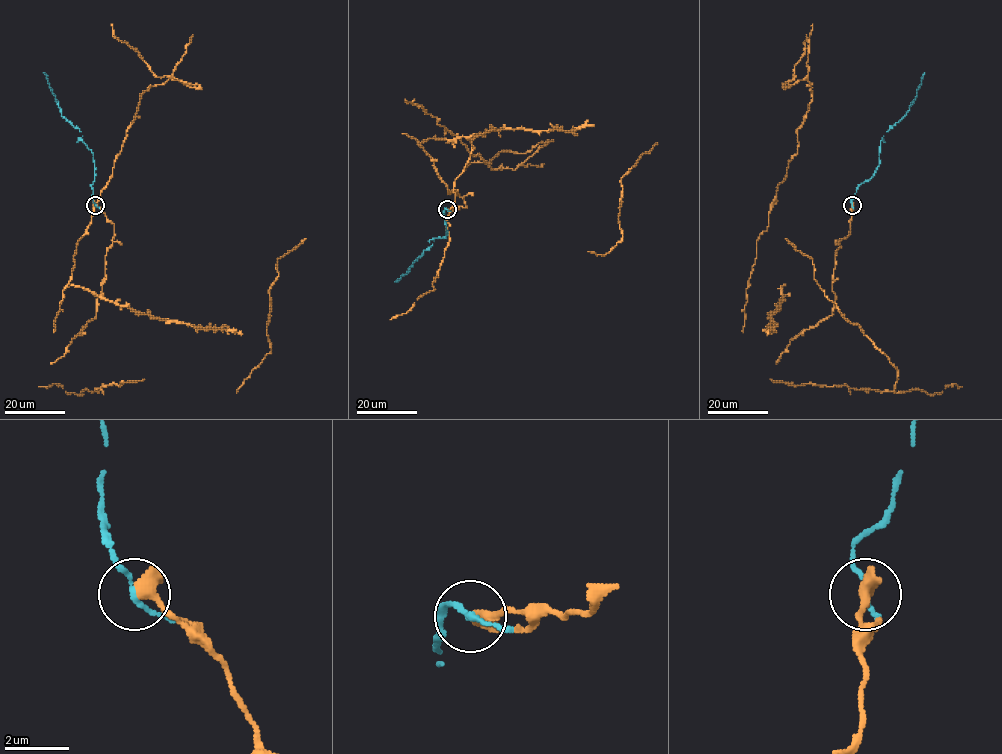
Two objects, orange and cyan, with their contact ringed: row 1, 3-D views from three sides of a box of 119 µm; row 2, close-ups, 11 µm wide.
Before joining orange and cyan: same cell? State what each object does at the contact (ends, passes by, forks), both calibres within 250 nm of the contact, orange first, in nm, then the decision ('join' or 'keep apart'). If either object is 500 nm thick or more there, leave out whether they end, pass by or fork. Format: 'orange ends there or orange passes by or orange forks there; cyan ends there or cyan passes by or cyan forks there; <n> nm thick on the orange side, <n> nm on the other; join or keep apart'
orange ends there; cyan passes by; 460 nm thick on the orange side, 150 nm on the other; join

